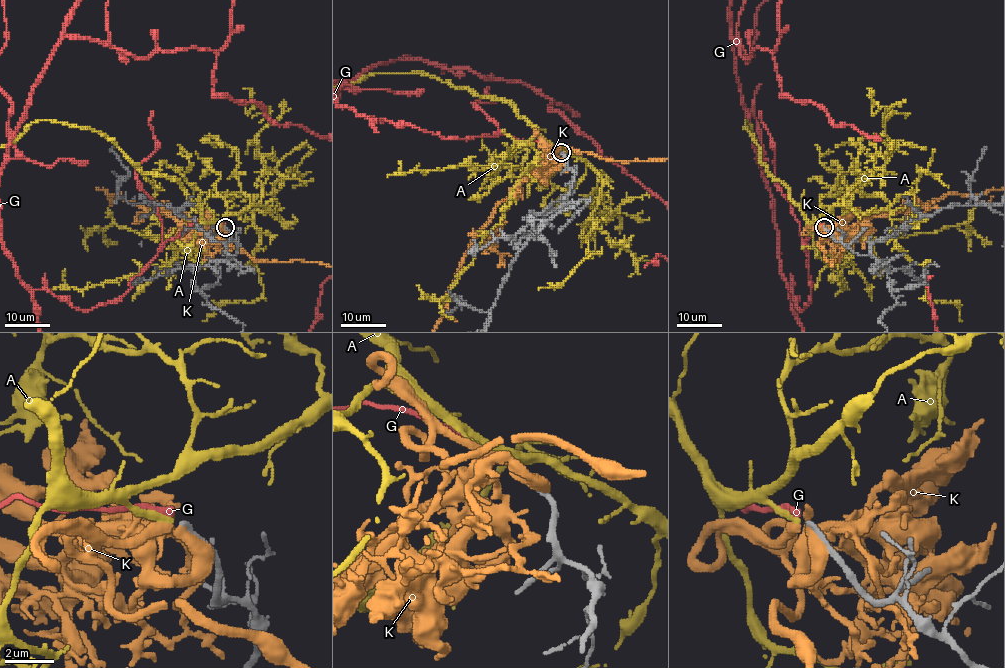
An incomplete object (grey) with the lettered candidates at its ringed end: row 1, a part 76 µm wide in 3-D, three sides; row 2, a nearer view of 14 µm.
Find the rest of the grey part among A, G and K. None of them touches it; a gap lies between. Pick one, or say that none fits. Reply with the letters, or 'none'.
A

